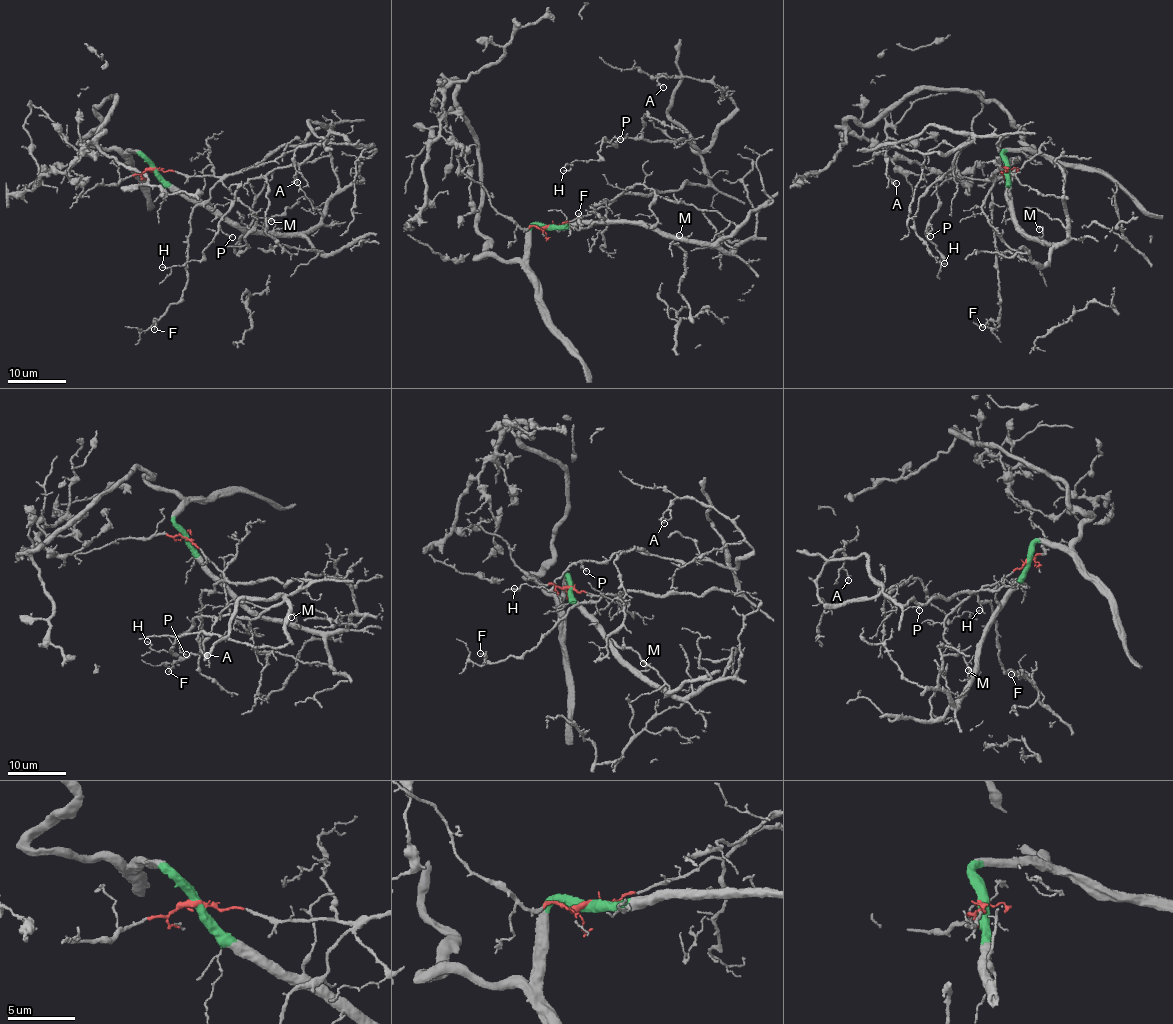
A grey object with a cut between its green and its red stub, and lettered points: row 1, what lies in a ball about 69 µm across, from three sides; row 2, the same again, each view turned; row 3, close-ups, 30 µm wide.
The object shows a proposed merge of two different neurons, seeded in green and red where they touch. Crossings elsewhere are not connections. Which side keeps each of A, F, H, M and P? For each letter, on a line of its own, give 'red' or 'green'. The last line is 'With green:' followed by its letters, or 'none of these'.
A: red
F: red
H: red
M: green
P: red
With green: M

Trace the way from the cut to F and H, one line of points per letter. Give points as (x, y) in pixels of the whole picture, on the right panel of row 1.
F: (1005, 168), (1004, 178), (996, 180), (991, 190), (998, 318), (989, 320), (983, 327)
H: (1005, 168), (995, 179), (1007, 135), (978, 135), (936, 179), (938, 206), (926, 232), (945, 262)

